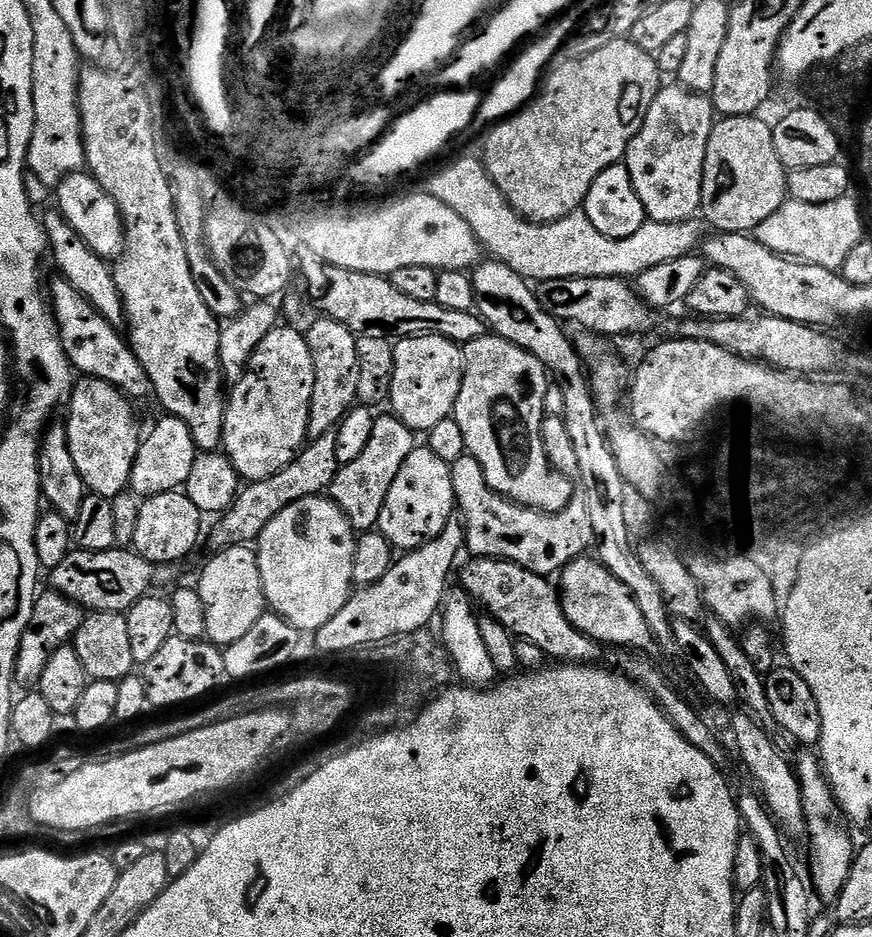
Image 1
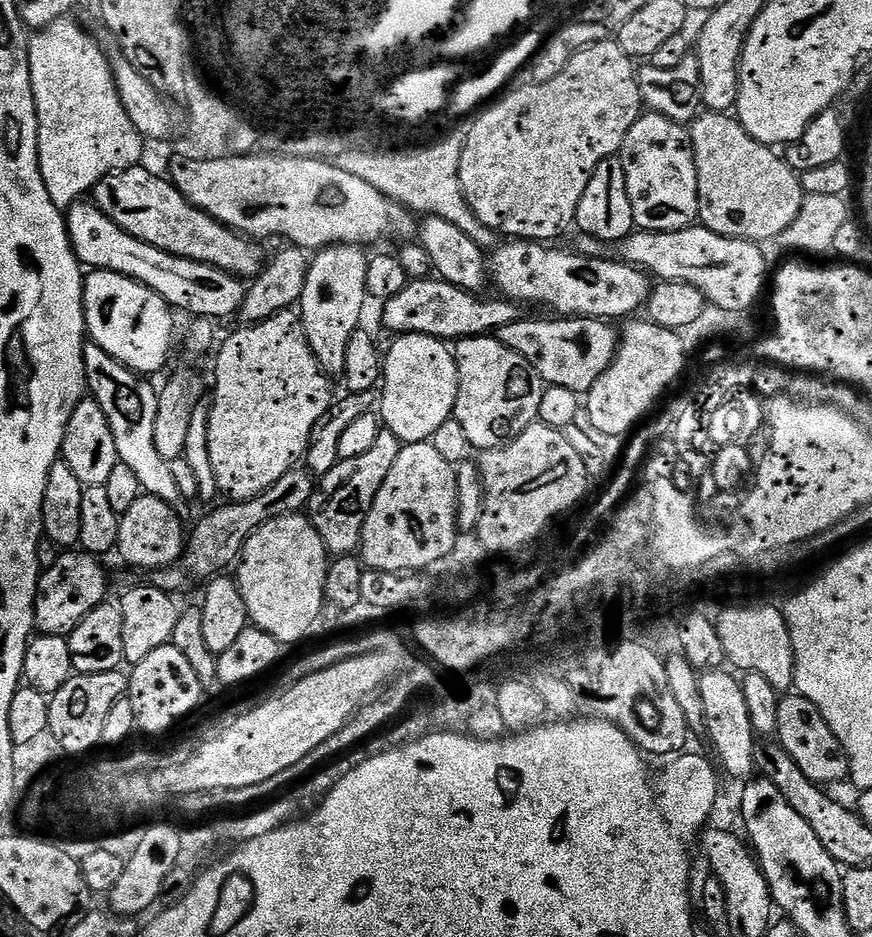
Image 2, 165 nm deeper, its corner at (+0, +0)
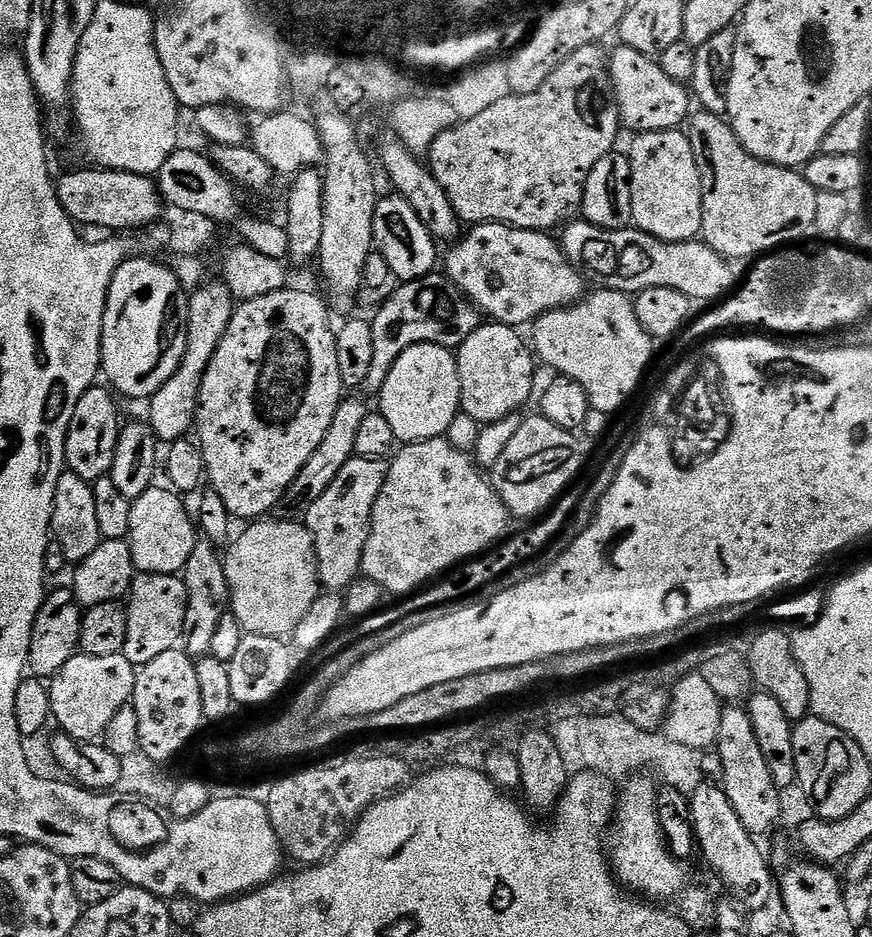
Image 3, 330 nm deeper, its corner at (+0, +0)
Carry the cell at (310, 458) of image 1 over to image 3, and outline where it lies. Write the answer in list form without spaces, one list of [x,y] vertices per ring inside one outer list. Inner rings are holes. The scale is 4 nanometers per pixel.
[[[433,272],[421,279],[405,281],[401,283],[392,296],[379,308],[374,318],[371,317],[371,334],[374,343],[374,361],[370,368],[370,374],[364,383],[363,393],[372,396],[379,395],[392,370],[394,362],[410,348],[418,344],[440,345],[449,350],[459,349],[459,346],[474,332],[482,323],[479,309],[465,296],[464,292],[451,279],[443,273]]]

